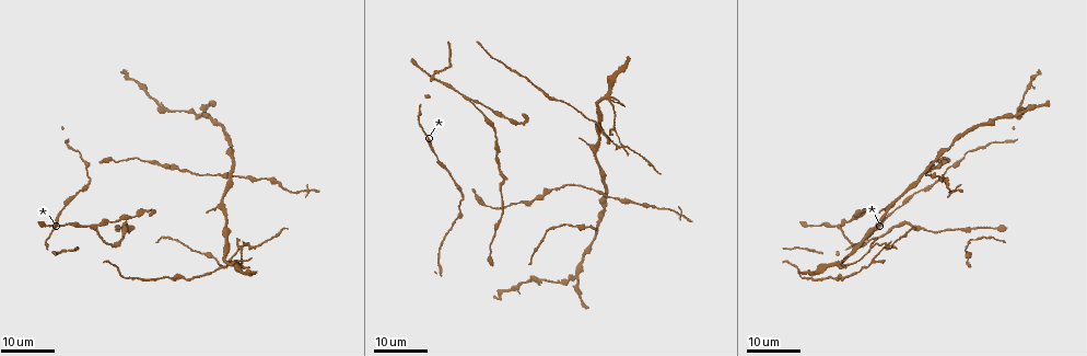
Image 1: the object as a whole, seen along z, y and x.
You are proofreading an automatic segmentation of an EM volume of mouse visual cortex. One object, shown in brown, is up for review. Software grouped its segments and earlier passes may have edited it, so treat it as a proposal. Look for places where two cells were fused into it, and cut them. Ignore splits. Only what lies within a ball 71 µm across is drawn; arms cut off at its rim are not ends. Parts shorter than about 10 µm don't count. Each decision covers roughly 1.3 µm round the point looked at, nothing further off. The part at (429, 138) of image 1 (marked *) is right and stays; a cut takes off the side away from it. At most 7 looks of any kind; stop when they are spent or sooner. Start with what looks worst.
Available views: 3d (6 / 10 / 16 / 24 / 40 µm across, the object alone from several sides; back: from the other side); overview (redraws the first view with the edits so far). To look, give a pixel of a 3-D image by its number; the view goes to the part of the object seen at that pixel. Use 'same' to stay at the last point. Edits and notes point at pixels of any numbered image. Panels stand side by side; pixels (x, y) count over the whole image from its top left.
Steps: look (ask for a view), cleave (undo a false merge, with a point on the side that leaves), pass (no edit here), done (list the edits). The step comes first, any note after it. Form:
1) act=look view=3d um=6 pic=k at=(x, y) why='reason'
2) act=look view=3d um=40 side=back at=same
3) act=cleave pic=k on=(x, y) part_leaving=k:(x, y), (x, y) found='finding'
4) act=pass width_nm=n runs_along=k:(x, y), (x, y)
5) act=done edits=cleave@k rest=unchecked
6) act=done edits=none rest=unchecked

act=look view=3d um=16 pic=1 at=(610, 100) why='four-way junction'

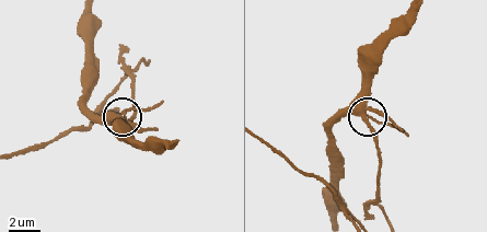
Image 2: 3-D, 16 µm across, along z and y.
act=look view=3d um=10 pic=2 at=(366, 113)

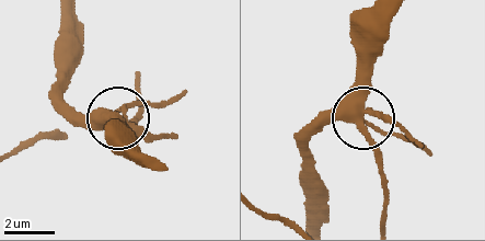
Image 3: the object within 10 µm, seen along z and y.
act=pass found='continuous, no second cell'

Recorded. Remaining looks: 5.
act=look view=3d um=24 pic=1 at=(469, 98) why='three arms meet'

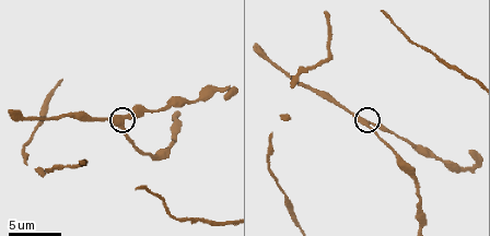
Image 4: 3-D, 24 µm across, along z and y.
act=look view=3d um=6 pic=4 at=(369, 124) why='closer look'

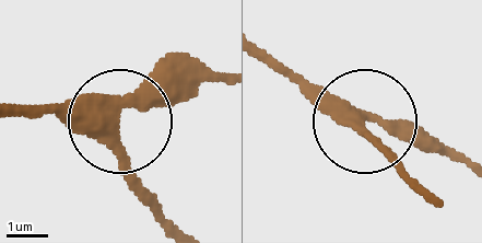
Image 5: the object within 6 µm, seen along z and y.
act=pass side_arm_um=15 found='continuous, no second cell'

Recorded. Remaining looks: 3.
act=look view=3d um=16 pic=1 at=(932, 174) why='arms part here'

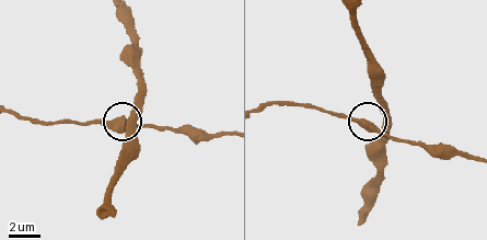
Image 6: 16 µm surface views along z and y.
act=look view=3d um=6 pic=6 at=(371, 122)

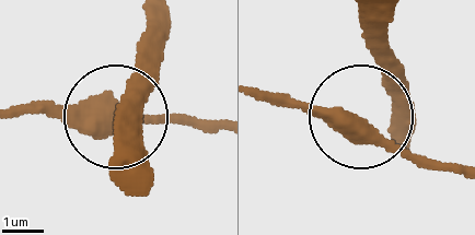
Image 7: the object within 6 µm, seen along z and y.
act=pass side_arm_um=21 runs_along=7:(264, 91), (358, 115), (460, 171) found='all the same cell'

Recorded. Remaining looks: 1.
act=done edits=none rest=unchecked

